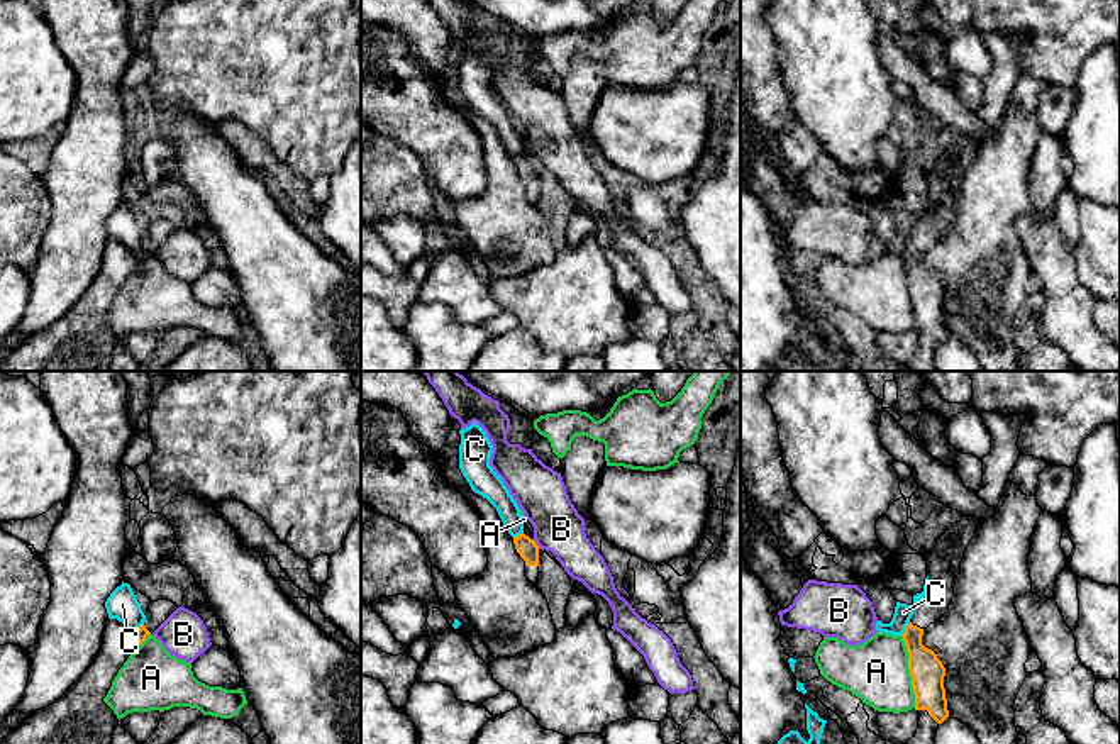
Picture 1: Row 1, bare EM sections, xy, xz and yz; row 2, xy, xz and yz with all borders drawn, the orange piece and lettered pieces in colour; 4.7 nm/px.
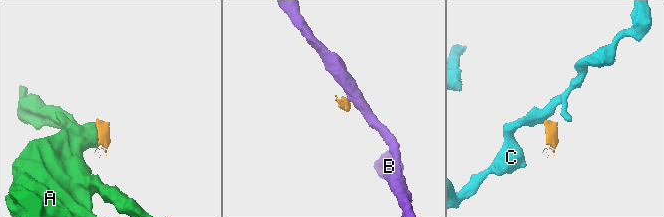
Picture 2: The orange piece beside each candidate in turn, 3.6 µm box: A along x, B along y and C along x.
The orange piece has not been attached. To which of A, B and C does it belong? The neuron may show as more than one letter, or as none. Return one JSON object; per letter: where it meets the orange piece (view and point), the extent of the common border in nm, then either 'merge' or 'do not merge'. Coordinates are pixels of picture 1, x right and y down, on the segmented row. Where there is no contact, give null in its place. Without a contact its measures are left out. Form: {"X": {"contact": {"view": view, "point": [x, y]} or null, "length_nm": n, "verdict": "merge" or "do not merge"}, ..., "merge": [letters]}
{"A": {"contact": {"view": "yz", "point": [910, 671]}, "length_nm": 360, "verdict": "do not merge"}, "B": {"contact": {"view": "xz", "point": [536, 544]}, "length_nm": 60, "verdict": "do not merge"}, "C": {"contact": {"view": "yz", "point": [905, 627]}, "length_nm": 80, "verdict": "do not merge"}, "merge": []}

